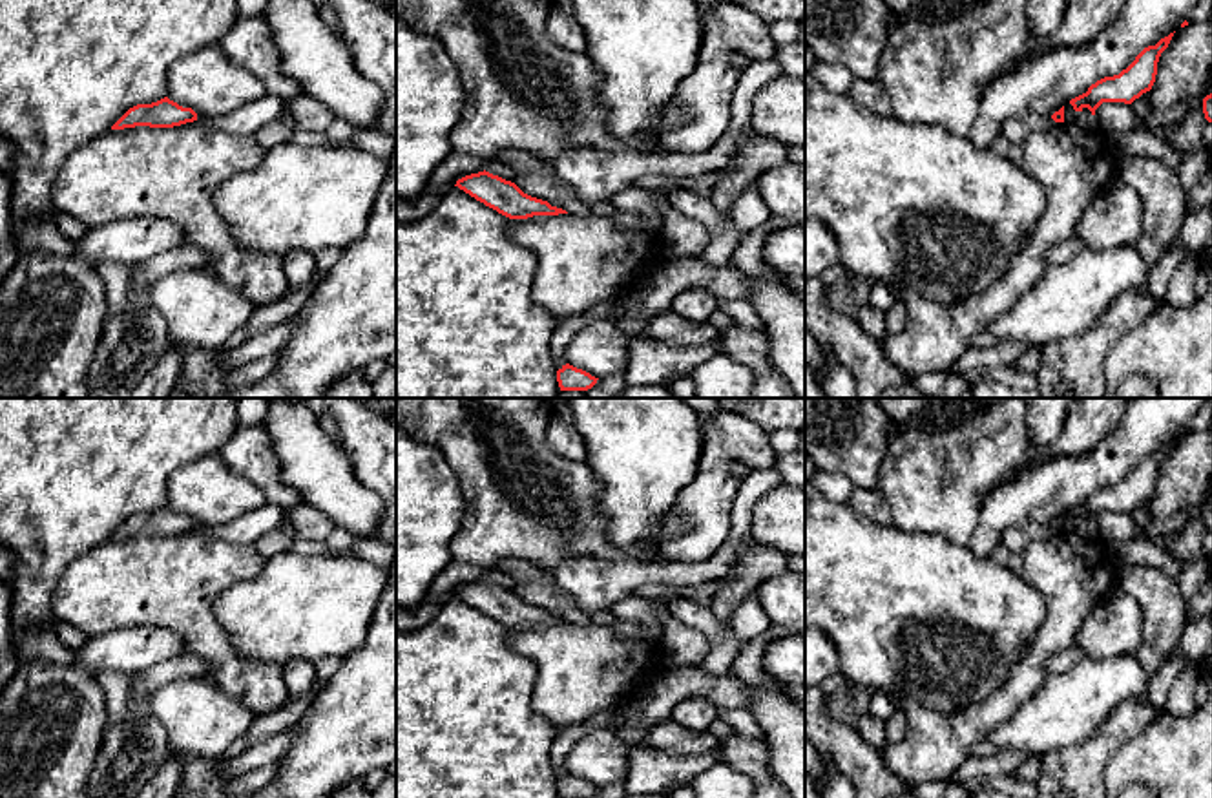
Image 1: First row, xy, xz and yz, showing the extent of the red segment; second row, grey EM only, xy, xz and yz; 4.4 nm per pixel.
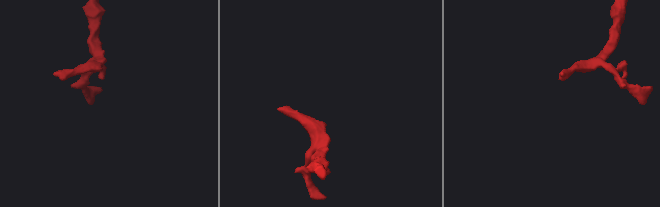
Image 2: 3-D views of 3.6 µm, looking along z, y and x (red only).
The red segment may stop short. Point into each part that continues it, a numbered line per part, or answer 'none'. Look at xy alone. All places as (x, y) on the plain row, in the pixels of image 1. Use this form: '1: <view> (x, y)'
none

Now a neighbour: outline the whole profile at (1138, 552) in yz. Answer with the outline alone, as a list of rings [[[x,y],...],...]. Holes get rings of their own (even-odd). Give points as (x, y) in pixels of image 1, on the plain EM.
[[[1143,533],[1113,548],[1119,564],[1165,570],[1175,581],[1181,577],[1181,566],[1154,541]]]

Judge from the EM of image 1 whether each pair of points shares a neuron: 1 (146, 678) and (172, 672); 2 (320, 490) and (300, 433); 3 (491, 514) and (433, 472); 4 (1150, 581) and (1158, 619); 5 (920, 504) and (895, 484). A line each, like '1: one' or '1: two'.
1: one
2: one
3: two
4: one
5: one

